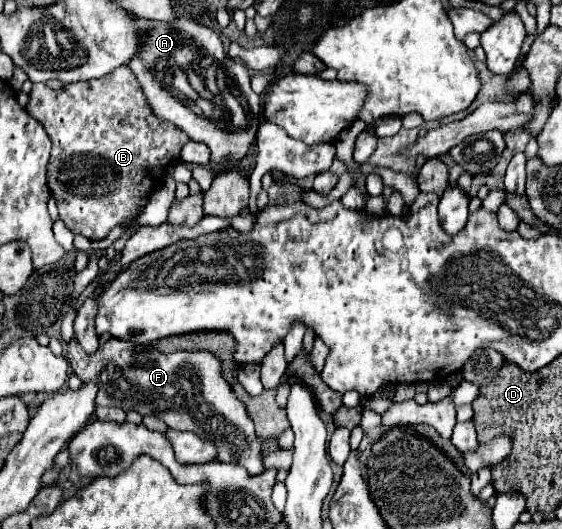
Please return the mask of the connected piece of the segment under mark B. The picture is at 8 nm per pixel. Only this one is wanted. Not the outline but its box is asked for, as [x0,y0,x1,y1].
[26,67,190,239]

